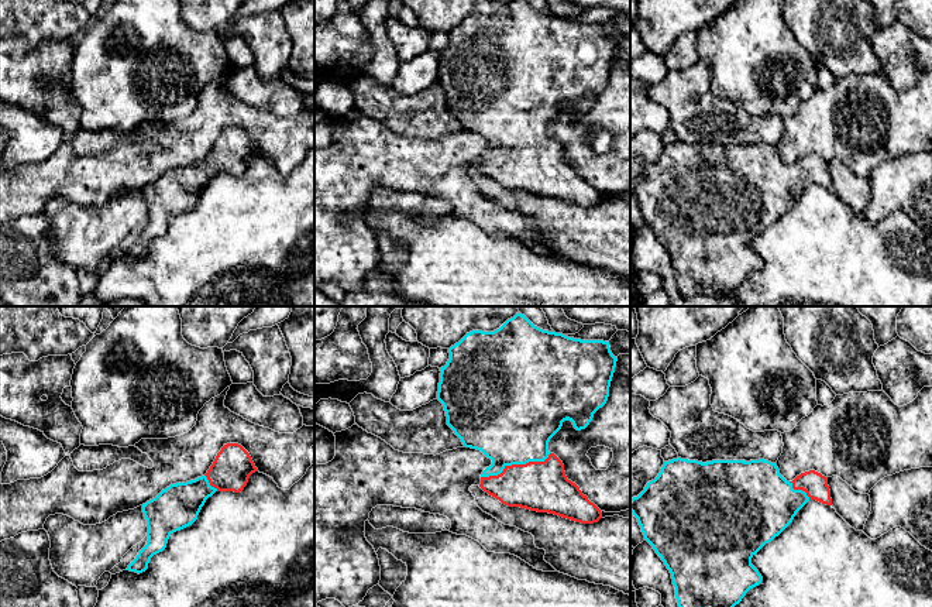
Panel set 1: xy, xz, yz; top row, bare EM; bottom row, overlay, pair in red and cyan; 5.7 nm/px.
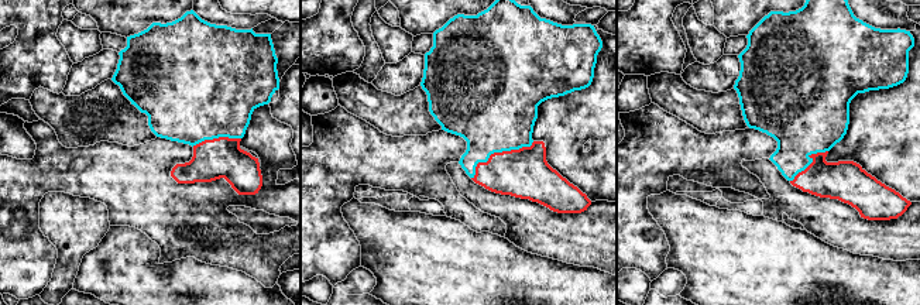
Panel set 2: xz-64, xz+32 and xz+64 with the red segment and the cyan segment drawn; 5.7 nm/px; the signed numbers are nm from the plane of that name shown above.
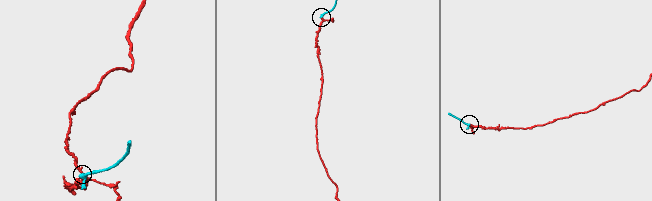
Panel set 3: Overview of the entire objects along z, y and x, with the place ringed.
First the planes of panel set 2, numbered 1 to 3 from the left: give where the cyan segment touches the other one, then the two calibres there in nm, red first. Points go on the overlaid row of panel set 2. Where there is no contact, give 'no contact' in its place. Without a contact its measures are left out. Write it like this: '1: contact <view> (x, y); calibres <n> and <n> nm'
1: contact xz-64 (216, 139); calibres 220 and 480 nm
2: contact xz+32 (497, 153); calibres 280 and 480 nm
3: contact xz+64 (813, 161); calibres 220 and 420 nm

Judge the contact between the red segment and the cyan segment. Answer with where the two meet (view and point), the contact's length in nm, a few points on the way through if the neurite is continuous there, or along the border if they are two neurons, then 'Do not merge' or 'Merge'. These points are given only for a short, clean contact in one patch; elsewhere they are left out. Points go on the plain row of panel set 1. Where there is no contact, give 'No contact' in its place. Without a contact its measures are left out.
Touches red at xz (515, 148). Shared border 420 nm. Merge

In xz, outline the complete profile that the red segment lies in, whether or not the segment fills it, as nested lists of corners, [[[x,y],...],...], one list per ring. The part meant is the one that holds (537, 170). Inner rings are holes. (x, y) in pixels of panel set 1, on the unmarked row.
[[[513,0],[493,16],[472,14],[467,17],[458,27],[448,32],[448,37],[450,42],[447,48],[440,52],[441,56],[437,83],[444,90],[447,109],[461,123],[462,128],[465,131],[481,134],[488,143],[492,144],[492,148],[481,158],[479,171],[508,191],[520,191],[530,195],[548,196],[581,208],[598,206],[602,202],[601,193],[582,178],[575,167],[567,162],[563,145],[554,137],[548,136],[548,126],[561,113],[563,106],[567,103],[572,106],[577,114],[585,113],[592,104],[594,97],[606,88],[611,65],[618,45],[611,35],[609,25],[568,21],[563,17],[537,11],[526,0]]]

